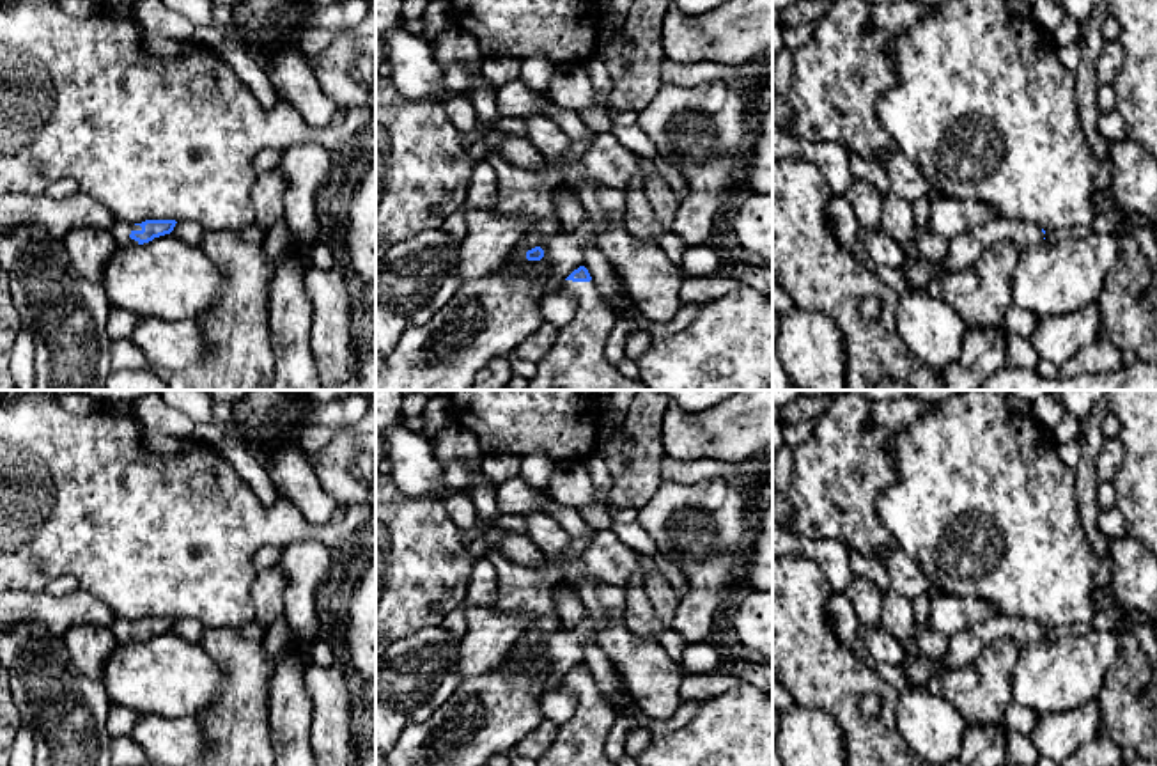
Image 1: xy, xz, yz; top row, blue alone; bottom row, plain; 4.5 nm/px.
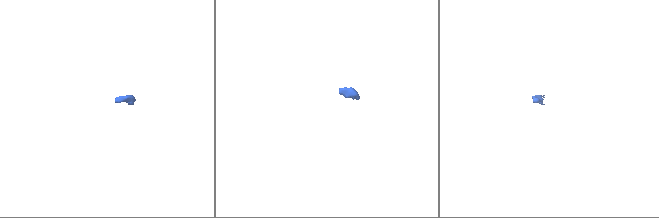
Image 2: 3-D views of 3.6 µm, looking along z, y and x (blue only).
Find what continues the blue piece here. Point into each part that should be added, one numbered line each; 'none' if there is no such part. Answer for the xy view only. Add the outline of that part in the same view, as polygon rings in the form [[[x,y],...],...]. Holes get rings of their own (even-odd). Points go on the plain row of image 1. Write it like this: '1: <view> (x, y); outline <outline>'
1: xy (121, 628); outline [[[115,617],[112,624],[113,635],[117,637],[119,644],[138,642],[138,638],[129,635],[133,628],[142,628],[142,624],[129,619],[119,619],[119,617]]]

